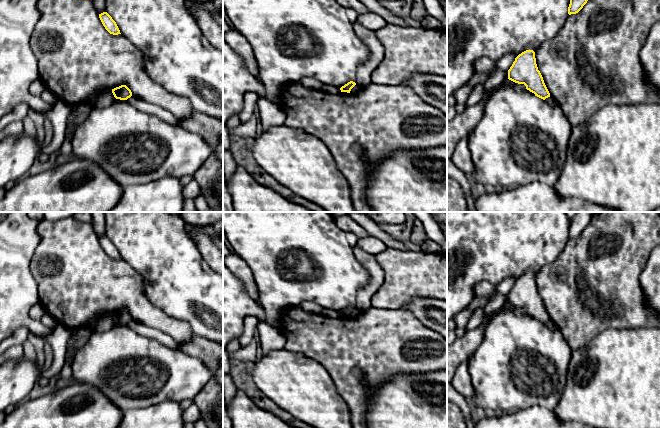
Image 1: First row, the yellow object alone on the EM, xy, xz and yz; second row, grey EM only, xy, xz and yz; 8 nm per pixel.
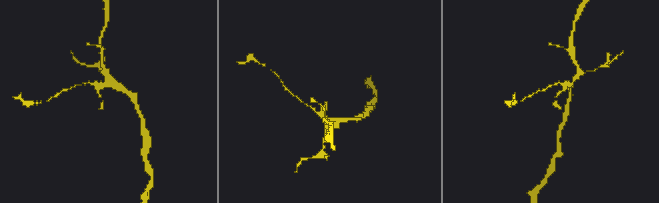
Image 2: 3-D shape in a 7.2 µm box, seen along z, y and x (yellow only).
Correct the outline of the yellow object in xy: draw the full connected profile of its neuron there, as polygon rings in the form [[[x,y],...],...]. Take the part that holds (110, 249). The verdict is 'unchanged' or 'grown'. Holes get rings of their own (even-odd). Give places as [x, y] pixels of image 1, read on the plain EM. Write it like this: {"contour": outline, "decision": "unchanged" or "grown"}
{"contour": [[[103,236],[99,238],[99,242],[103,250],[105,251],[105,253],[110,258],[113,258],[113,259],[121,258],[116,246],[112,243],[112,241],[107,236]]], "decision": "unchanged"}

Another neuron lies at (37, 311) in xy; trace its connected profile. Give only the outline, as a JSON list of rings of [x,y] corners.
[[[41,302],[35,304],[29,311],[29,316],[33,320],[41,320],[41,317],[45,314],[44,306]]]

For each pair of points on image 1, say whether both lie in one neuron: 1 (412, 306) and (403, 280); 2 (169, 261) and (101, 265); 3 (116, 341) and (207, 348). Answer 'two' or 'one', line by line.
1: two
2: two
3: two

